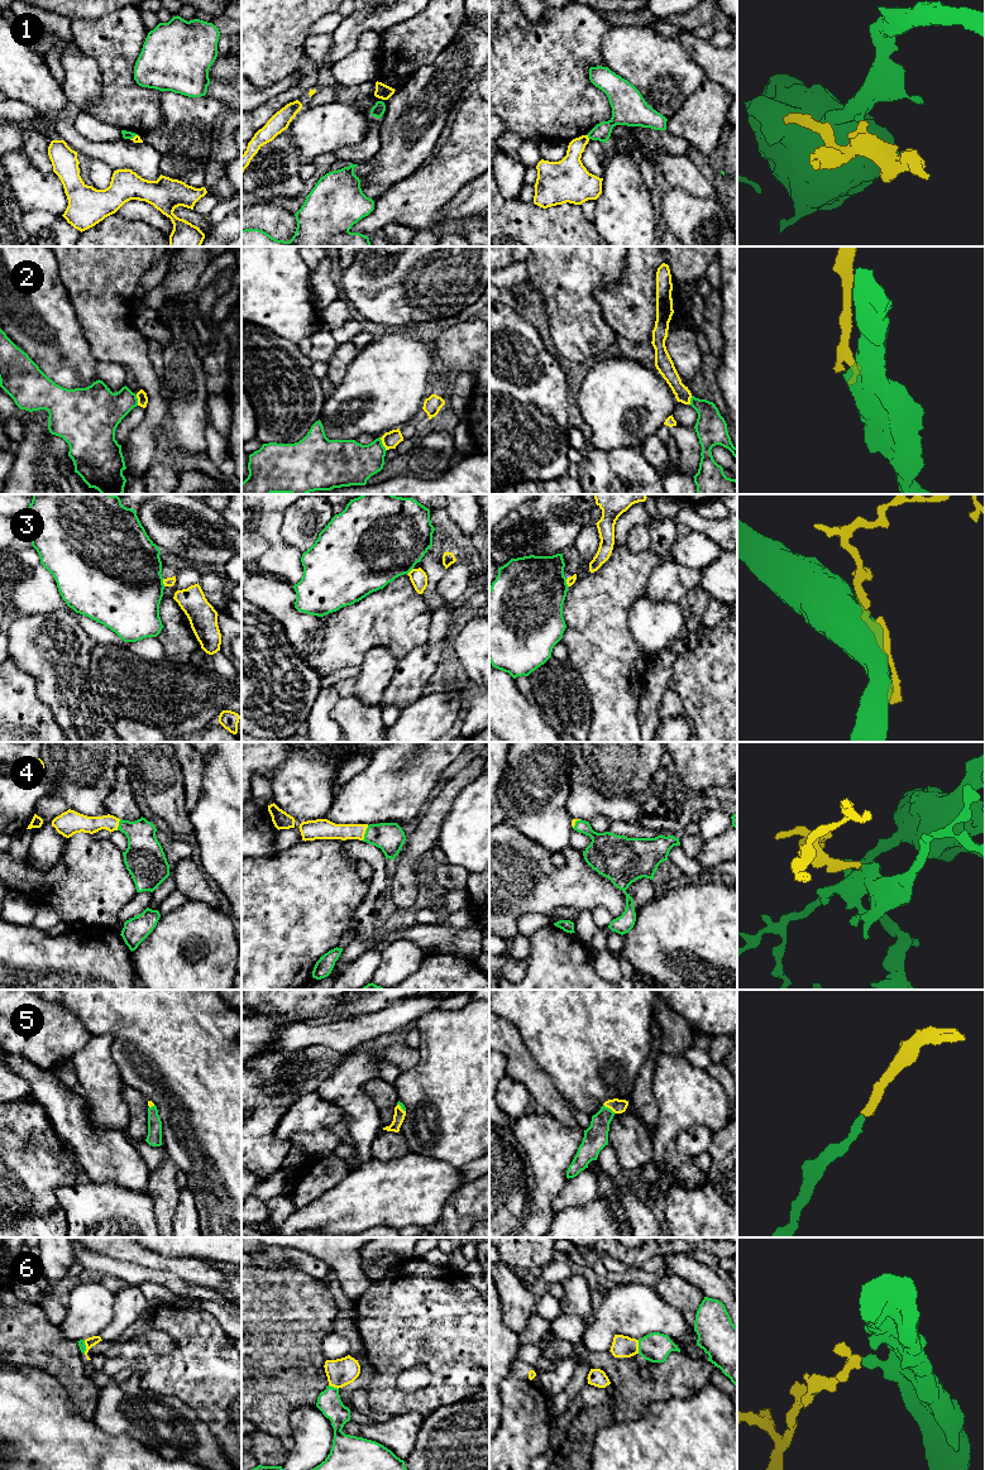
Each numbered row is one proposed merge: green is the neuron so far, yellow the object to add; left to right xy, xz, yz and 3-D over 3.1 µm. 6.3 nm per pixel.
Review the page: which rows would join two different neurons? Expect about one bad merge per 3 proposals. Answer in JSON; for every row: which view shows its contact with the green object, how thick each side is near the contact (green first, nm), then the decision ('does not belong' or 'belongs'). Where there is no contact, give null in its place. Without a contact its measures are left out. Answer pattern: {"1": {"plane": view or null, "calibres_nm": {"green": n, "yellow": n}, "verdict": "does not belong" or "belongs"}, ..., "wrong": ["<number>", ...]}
{"1": {"plane": "yz", "calibres_nm": {"green": 130, "yellow": 180}, "verdict": "does not belong"}, "2": {"plane": "xz", "calibres_nm": {"green": 280, "yellow": 110}, "verdict": "does not belong"}, "3": {"plane": "xy", "calibres_nm": {"green": 500, "yellow": 60}, "verdict": "does not belong"}, "4": {"plane": "xz", "calibres_nm": {"green": 190, "yellow": 120}, "verdict": "belongs"}, "5": {"plane": "yz", "calibres_nm": {"green": 160, "yellow": 90}, "verdict": "belongs"}, "6": {"plane": "yz", "calibres_nm": {"green": 190, "yellow": 140}, "verdict": "belongs"}, "wrong": ["1", "2", "3"]}

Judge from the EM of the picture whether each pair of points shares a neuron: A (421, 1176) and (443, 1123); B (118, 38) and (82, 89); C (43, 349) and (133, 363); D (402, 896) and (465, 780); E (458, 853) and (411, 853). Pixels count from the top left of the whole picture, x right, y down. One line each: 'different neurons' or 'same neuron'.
A: different neurons
B: different neurons
C: different neurons
D: same neuron
E: different neurons

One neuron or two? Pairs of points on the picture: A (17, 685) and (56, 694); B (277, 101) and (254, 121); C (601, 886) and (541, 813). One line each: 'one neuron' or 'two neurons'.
A: two neurons
B: one neuron
C: two neurons

